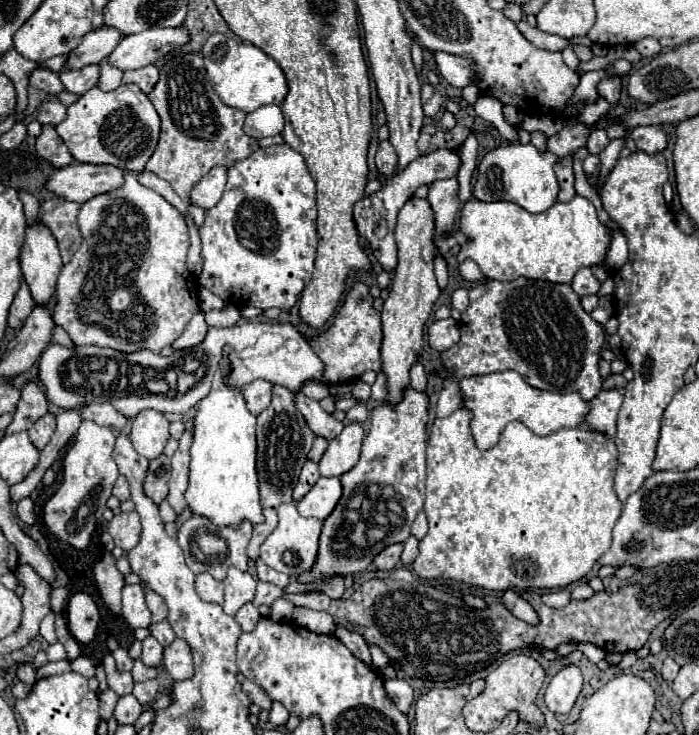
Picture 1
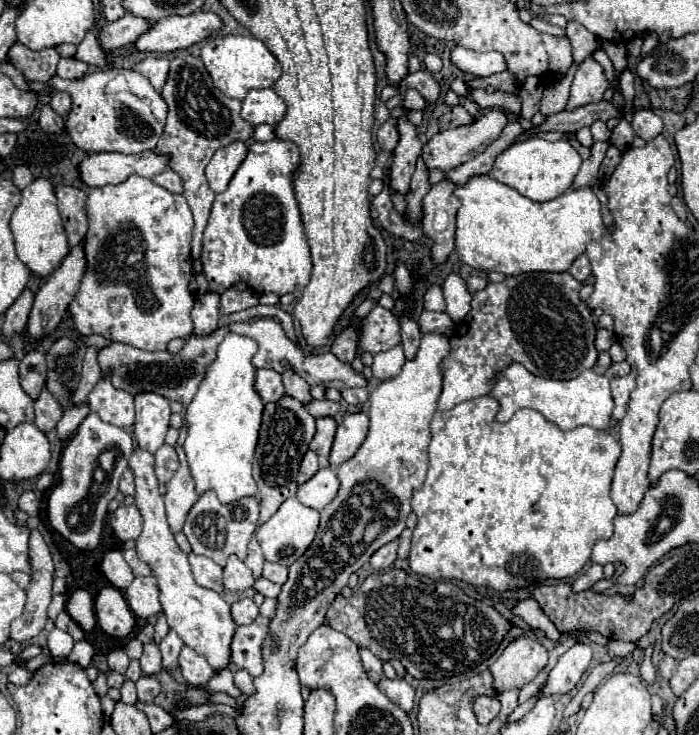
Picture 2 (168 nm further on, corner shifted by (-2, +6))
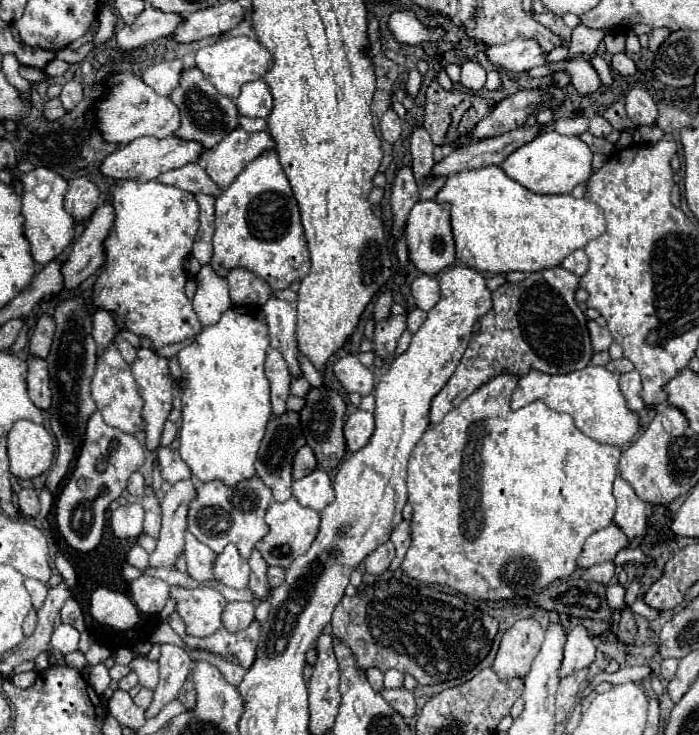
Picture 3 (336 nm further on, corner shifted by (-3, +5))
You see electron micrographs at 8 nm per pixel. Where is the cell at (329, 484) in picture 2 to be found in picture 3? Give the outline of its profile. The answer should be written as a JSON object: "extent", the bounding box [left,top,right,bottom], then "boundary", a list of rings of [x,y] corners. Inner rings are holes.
{"extent":[292,469,334,511],"boundary":[[[314,469],[310,475],[294,481],[292,493],[302,507],[322,511],[330,501],[334,501],[334,485],[326,471]]]}

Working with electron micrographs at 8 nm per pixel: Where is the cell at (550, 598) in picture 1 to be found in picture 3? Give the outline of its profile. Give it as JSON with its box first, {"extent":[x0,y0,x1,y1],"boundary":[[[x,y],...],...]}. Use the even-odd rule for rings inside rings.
{"extent":[582,561,614,583],"boundary":[[[606,561],[600,565],[594,565],[590,569],[582,571],[582,579],[584,581],[592,581],[592,583],[610,583],[610,579],[614,577],[614,563]]]}

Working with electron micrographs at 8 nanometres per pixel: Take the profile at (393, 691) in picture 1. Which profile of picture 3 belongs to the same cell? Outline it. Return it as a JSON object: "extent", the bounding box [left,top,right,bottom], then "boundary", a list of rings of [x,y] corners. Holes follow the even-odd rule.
{"extent":[380,687,416,719],"boundary":[[[400,687],[400,689],[382,689],[380,693],[402,717],[406,717],[406,719],[414,717],[416,699],[414,699],[414,695],[408,689],[404,689],[404,687]]]}

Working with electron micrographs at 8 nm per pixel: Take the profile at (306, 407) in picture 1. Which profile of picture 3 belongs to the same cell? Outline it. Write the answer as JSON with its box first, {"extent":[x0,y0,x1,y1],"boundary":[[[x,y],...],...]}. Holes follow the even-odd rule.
{"extent":[262,297,300,377],"boundary":[[[270,297],[262,309],[268,321],[270,347],[282,353],[290,375],[300,377],[300,365],[296,359],[296,309],[276,297]]]}

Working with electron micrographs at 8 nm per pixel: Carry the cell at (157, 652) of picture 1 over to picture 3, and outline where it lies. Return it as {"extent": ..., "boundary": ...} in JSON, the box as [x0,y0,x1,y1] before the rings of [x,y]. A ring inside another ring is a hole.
{"extent":[130,657,158,689],"boundary":[[[136,657],[132,663],[130,663],[132,671],[138,675],[140,679],[140,685],[142,687],[148,687],[148,689],[154,689],[158,685],[158,663],[148,659],[148,657]]]}

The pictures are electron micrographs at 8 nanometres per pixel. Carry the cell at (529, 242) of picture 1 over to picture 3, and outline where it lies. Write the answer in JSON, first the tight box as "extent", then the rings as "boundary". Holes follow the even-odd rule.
{"extent":[436,167,606,273],"boundary":[[[480,167],[450,175],[436,199],[446,199],[452,205],[452,231],[456,241],[456,257],[470,269],[480,273],[508,273],[508,271],[544,271],[558,267],[572,251],[586,247],[588,241],[606,231],[602,209],[588,199],[574,199],[572,195],[536,195],[512,181],[500,167]]]}

